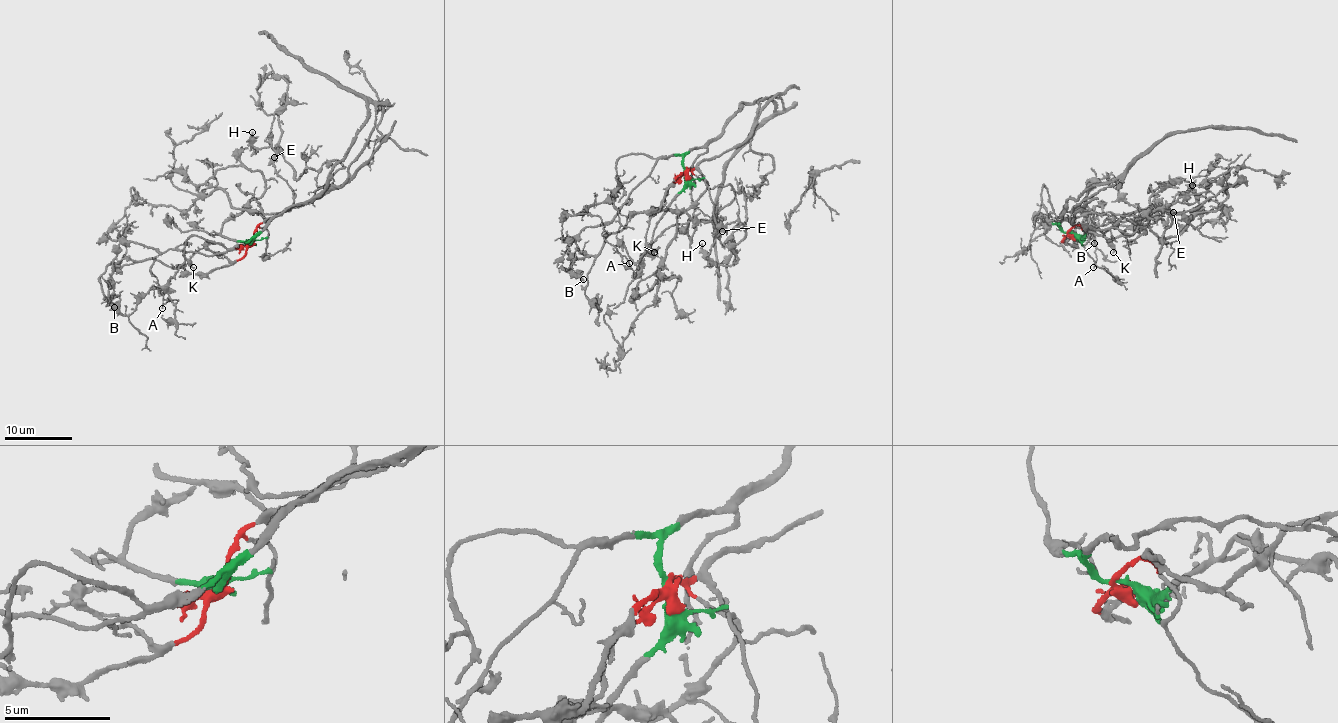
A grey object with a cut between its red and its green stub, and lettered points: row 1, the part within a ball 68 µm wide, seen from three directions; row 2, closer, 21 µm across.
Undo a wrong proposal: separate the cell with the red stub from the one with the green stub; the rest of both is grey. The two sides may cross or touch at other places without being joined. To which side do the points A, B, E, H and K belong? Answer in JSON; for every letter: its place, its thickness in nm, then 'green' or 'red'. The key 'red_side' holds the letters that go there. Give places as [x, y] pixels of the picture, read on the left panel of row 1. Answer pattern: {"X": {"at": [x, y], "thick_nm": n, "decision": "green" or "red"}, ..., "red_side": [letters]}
{"A": {"at": [162, 308], "thick_nm": 120, "decision": "red"}, "B": {"at": [114, 307], "thick_nm": 140, "decision": "red"}, "E": {"at": [274, 157], "thick_nm": 130, "decision": "red"}, "H": {"at": [252, 132], "thick_nm": 150, "decision": "red"}, "K": {"at": [193, 267], "thick_nm": 280, "decision": "red"}, "red_side": ["A", "B", "E", "H", "K"]}

